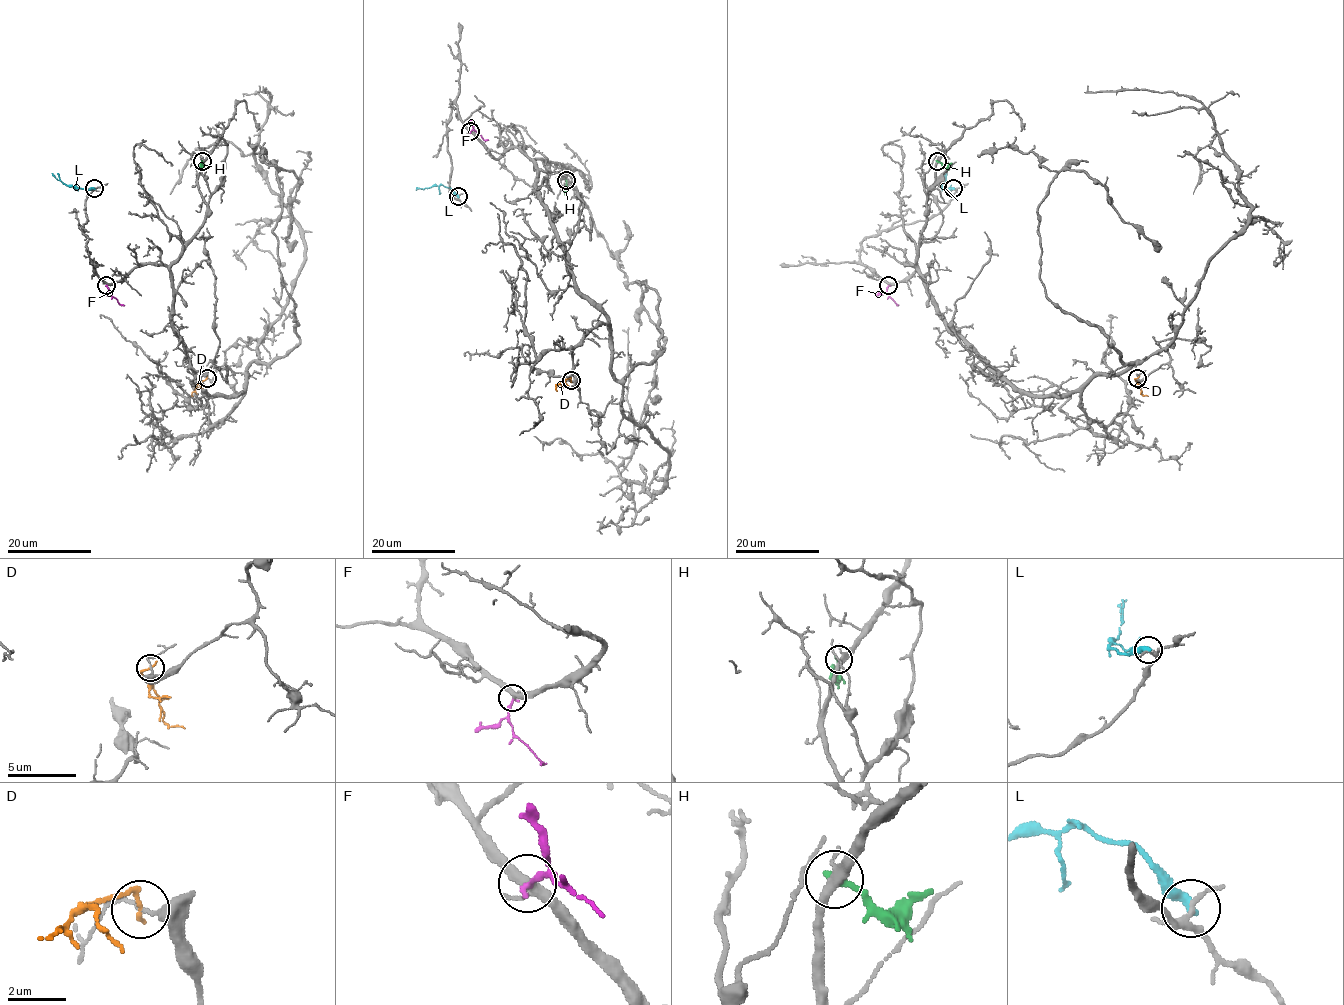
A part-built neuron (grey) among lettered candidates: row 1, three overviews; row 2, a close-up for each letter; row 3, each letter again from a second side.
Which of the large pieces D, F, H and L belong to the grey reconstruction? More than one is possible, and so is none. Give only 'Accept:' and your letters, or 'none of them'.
Accept: F

